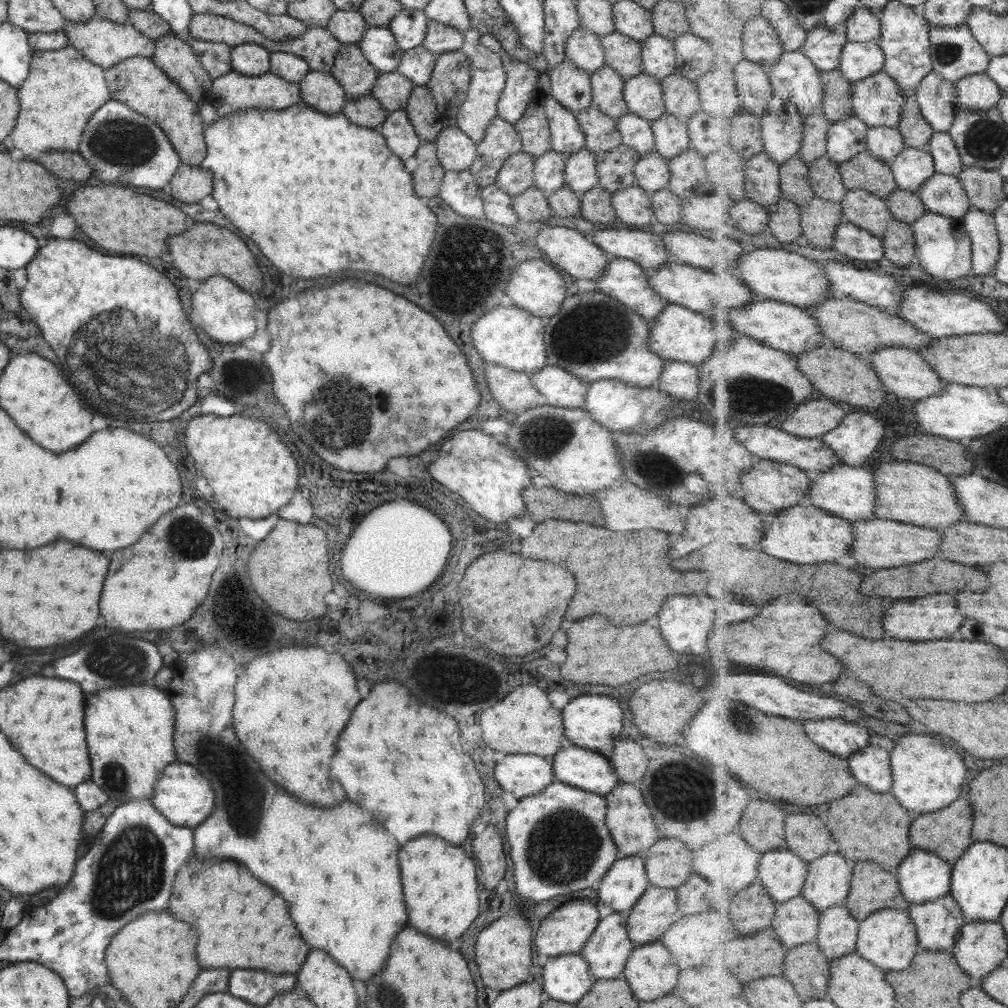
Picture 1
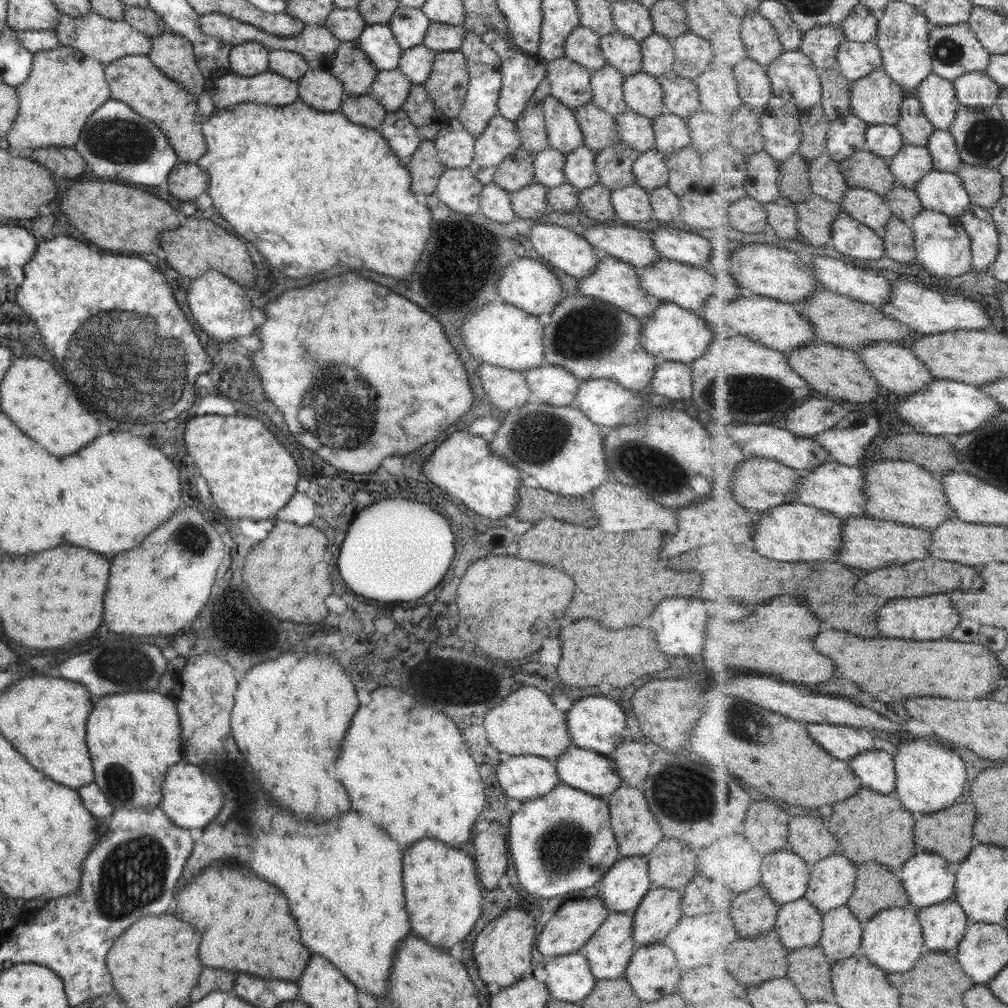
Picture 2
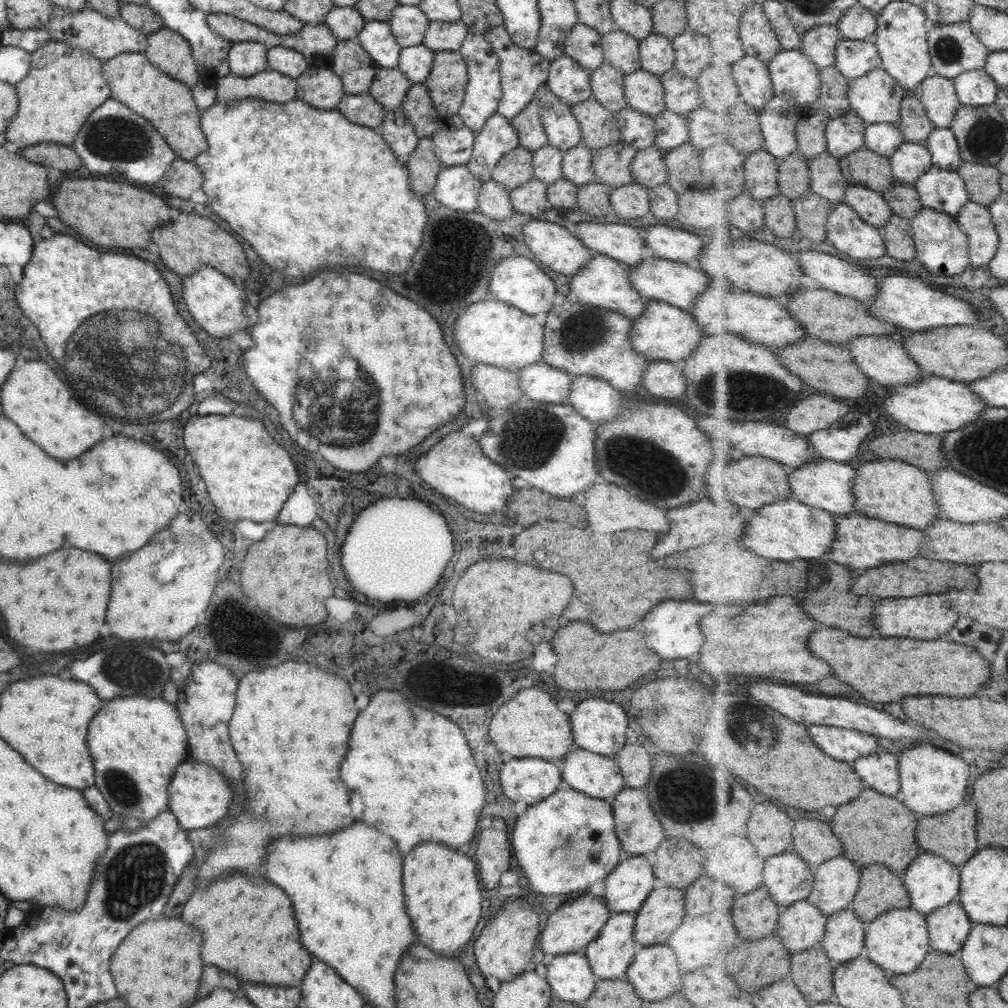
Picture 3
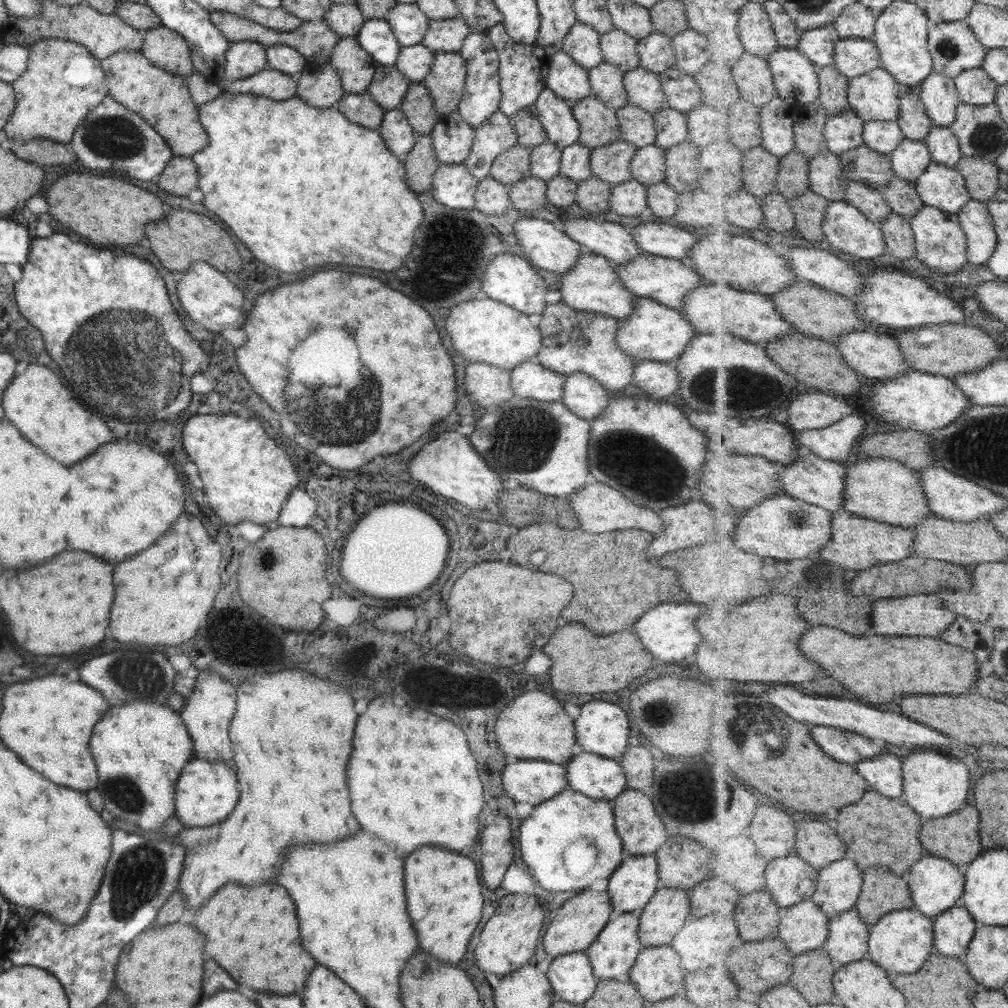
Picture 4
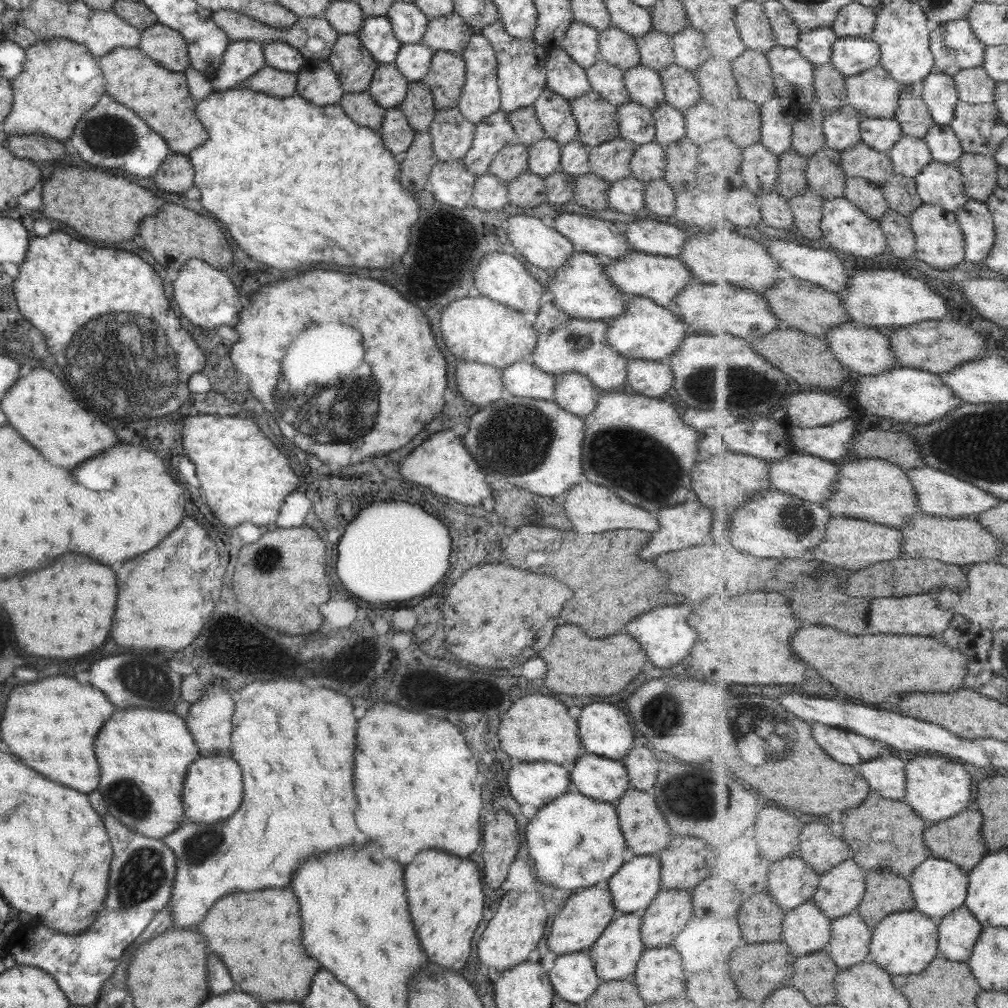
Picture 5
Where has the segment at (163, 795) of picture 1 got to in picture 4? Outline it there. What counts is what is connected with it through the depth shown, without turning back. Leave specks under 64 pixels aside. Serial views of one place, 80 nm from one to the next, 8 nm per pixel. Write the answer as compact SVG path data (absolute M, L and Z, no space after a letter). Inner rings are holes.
M193 759L187 761L175 781L174 816L182 826L205 827L220 823L239 798L235 774L222 762Z

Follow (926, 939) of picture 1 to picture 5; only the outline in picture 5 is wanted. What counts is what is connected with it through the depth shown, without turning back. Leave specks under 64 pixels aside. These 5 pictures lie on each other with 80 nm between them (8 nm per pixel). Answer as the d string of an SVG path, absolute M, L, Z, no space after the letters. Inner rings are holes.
M967 906L944 916L939 925L939 950L949 960L967 962L974 954L982 924Z

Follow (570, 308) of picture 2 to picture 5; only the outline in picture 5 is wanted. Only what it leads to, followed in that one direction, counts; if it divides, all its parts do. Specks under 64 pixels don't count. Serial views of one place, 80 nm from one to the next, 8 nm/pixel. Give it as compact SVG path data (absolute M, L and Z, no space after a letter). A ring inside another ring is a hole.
M552 301L540 305L535 322L536 345L529 362L552 376L567 372L586 376L601 392L615 392L627 376L628 358L615 352L606 339L608 326L602 320L571 318Z

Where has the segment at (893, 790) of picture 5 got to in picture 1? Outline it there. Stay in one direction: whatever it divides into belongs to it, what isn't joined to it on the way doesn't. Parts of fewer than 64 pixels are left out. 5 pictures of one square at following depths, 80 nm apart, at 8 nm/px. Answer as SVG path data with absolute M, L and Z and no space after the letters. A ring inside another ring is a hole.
M870 746L848 758L850 769L862 785L876 792L889 792L894 787L891 754L885 748Z

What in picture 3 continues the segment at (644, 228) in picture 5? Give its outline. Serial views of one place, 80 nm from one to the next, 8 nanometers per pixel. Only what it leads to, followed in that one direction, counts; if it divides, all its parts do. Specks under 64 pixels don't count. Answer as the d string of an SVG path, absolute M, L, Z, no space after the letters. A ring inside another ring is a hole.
M651 226L642 228L640 232L650 255L686 265L697 264L706 238L706 234L691 234L687 230L667 226Z

